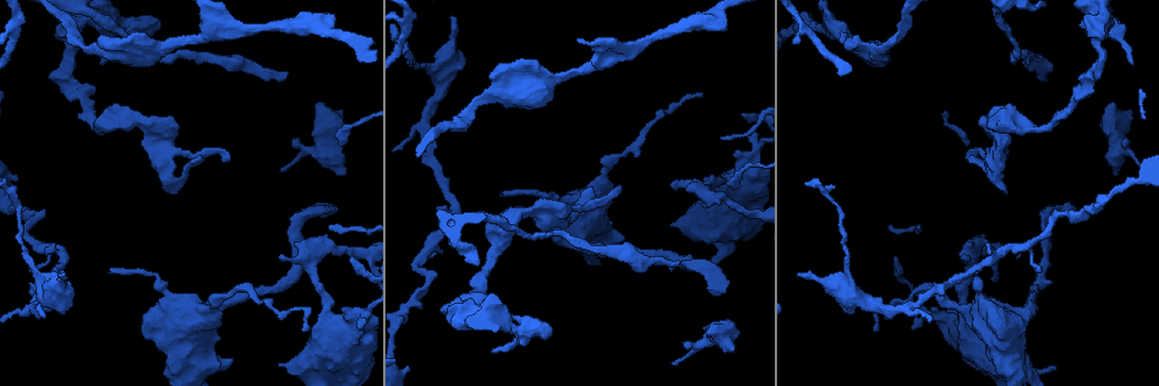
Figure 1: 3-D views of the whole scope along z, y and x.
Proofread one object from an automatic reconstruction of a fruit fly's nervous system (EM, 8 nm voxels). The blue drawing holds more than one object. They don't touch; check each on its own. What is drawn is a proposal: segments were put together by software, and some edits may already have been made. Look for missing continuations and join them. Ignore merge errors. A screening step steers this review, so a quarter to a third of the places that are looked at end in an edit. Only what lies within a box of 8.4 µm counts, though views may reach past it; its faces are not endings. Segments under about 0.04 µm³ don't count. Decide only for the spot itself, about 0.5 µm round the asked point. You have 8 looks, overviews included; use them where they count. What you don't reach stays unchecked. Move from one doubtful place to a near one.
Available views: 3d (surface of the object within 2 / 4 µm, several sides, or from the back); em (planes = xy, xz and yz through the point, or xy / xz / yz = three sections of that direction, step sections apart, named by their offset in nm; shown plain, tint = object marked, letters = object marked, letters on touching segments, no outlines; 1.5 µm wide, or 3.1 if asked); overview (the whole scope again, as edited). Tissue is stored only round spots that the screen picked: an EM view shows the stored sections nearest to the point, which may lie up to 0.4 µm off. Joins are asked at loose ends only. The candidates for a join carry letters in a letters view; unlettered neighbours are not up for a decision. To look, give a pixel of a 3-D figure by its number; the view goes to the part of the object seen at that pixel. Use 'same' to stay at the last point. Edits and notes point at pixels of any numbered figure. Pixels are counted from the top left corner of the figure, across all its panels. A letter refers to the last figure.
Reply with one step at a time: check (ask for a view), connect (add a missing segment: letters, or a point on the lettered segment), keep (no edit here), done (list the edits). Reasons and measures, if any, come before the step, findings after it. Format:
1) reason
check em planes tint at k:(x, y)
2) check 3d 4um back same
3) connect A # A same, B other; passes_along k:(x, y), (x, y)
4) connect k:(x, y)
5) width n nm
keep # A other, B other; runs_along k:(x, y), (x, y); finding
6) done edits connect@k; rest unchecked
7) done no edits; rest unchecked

tapers out
check 3d 4um at 1:(1134, 62)

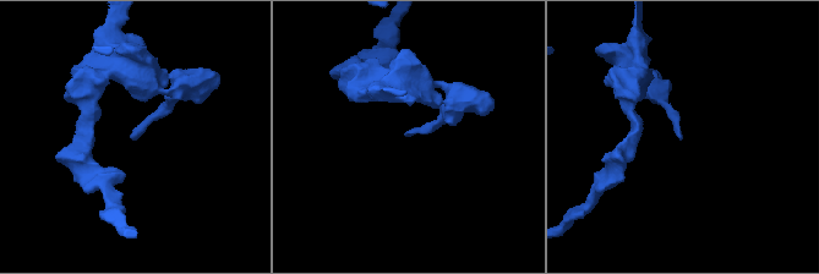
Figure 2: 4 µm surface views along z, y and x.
check em xy step 8 letters at 2:(409, 134)

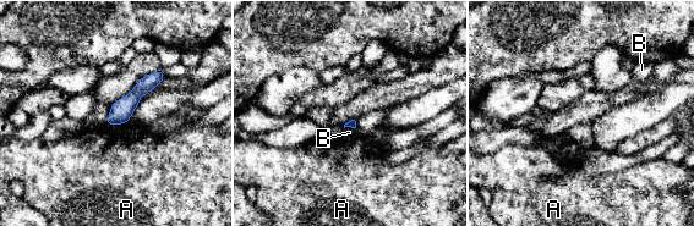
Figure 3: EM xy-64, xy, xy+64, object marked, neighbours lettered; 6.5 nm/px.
check em planes letters same

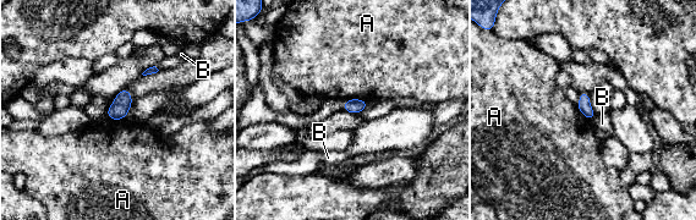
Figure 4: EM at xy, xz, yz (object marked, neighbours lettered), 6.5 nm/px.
width 90 nm
keep # A other, B other; border 4:(348, 98), (361, 98), (368, 102); none of them fits

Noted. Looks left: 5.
check 3d 4um at 1:(622, 185)

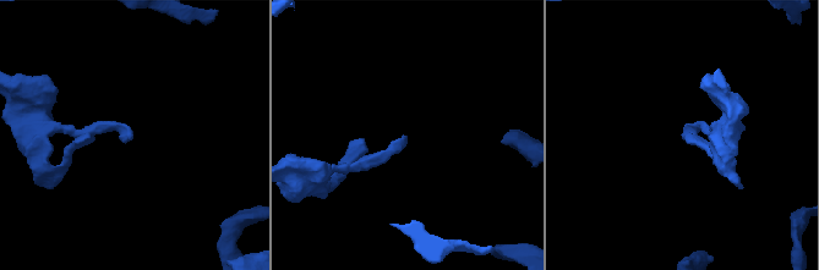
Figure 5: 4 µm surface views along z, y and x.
check em planes tint at 5:(132, 134)

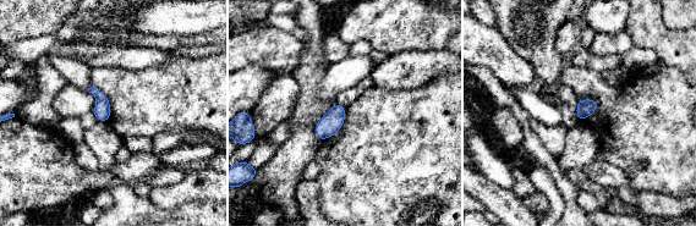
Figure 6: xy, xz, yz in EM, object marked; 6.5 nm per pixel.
check em planes letters same

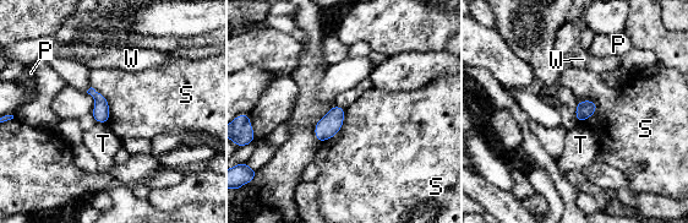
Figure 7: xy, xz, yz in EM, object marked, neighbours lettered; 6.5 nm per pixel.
keep # P other, S other, T other, W other; border 7:(595, 101), (595, 112), (582, 123); none of them fits

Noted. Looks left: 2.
an open end
check em planes letters at 1:(332, 206)

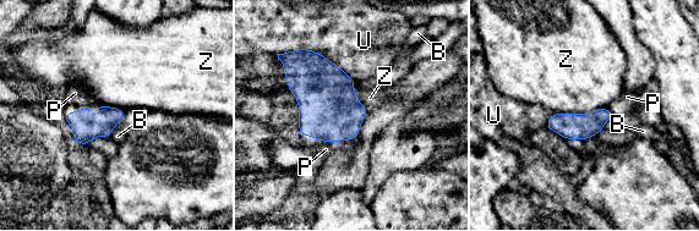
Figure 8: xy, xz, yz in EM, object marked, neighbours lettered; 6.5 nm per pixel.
connect P # B other, P same, U other, Z other; it goes on there

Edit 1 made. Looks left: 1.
done edits connect@8; rest unchecked

